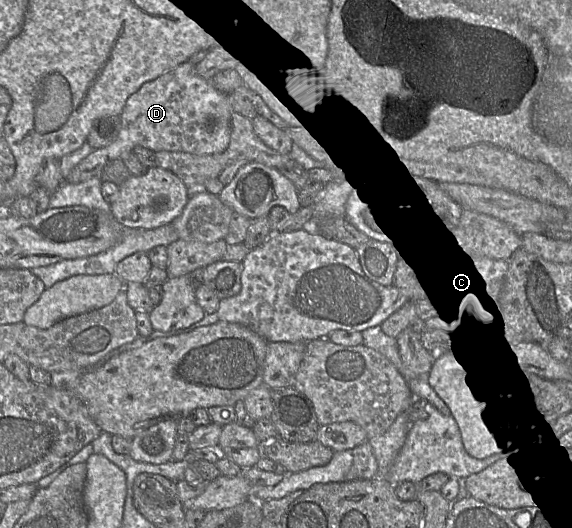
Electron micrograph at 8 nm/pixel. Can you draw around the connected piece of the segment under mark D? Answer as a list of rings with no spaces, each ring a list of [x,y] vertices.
[[[187,61],[145,83],[127,100],[116,139],[107,147],[93,150],[70,171],[65,182],[77,184],[101,176],[108,162],[133,152],[136,146],[154,152],[177,151],[195,155],[225,151],[230,142],[231,117],[235,111],[229,94],[216,89],[211,80],[198,75],[195,65]]]

